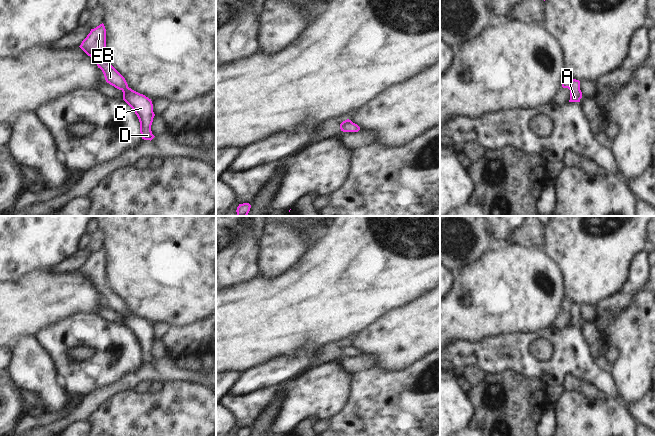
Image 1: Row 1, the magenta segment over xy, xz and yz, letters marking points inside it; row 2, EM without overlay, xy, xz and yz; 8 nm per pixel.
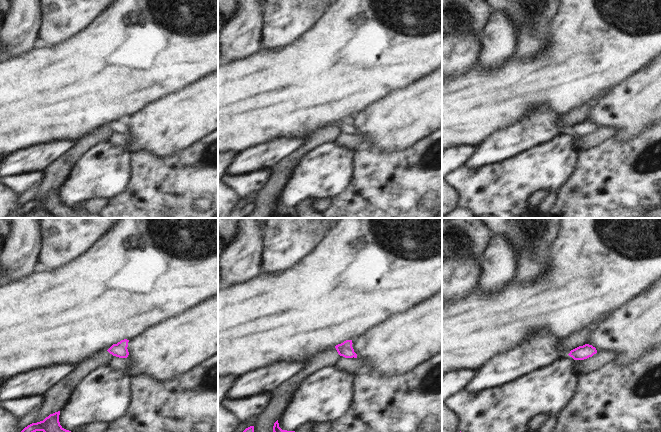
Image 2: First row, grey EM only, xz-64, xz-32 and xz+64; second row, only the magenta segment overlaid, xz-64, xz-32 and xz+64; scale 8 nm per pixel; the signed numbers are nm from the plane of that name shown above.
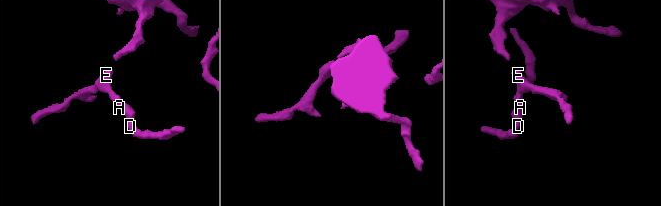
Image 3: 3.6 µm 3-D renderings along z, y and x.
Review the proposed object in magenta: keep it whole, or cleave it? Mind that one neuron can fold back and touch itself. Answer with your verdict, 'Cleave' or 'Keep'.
Keep.

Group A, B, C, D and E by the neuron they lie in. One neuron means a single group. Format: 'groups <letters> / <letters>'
groups A B C D E

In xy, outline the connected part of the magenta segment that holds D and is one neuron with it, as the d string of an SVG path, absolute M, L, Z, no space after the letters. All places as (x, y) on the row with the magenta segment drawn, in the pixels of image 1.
M102 23L91 29L79 47L102 70L106 82L123 92L123 100L133 109L139 119L142 139L151 141L155 137L151 131L155 116L152 101L145 95L129 88L125 78L110 64L106 51L106 29L104 24Z

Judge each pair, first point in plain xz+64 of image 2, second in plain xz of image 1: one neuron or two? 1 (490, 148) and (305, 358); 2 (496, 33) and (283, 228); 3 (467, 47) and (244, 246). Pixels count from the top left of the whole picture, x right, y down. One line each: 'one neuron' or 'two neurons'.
1: one neuron
2: one neuron
3: one neuron

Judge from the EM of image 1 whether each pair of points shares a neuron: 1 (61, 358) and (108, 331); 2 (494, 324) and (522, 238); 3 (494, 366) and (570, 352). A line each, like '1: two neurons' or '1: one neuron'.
1: one neuron
2: two neurons
3: one neuron

